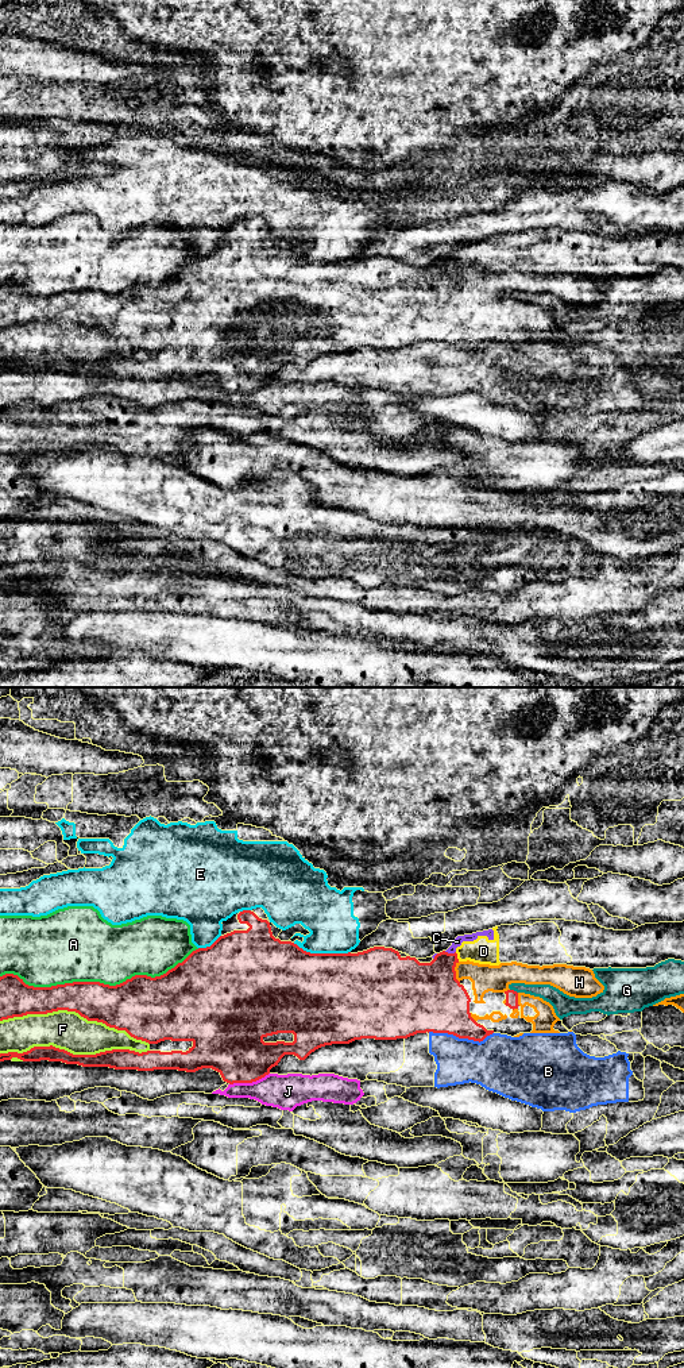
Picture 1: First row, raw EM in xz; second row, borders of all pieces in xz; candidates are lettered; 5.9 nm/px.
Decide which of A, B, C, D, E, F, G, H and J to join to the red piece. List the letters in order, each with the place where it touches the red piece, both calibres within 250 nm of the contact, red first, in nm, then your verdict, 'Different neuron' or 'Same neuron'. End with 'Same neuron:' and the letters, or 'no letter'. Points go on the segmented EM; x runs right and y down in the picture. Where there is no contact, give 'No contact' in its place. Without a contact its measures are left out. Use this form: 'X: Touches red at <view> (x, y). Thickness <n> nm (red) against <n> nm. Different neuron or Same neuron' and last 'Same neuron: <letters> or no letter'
A: Touches red at xz (99, 982). Thickness 300 nm (red) against 440 nm. Different neuron
B: Touches red at xz (460, 1037). Thickness 360 nm (red) against 300 nm. Different neuron
C: Touches red at xz (449, 954). Thickness 340 nm (red) against 50 nm. Different neuron
D: Touches red at xz (456, 956). Thickness 320 nm (red) against 160 nm. Different neuron
E: Touches red at xz (321, 954). Thickness 500 nm (red) against 300 nm. Different neuron
F: Touches red at xz (74, 1010). Thickness 260 nm (red) against 220 nm. Different neuron
G: Touches red at xz (513, 990). Thickness 80 nm (red) against 100 nm. Different neuron
H: Touches red at xz (455, 972). Thickness 420 nm (red) against 170 nm. Same neuron
J: Touches red at xz (248, 1082). Thickness 380 nm (red) against 200 nm. Different neuron
Same neuron: H

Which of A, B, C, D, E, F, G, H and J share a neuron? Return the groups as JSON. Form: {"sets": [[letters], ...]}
{"sets": [["A"], ["B"], ["C", "D"], ["E"], ["F"], ["G"], ["H"], ["J"]]}

